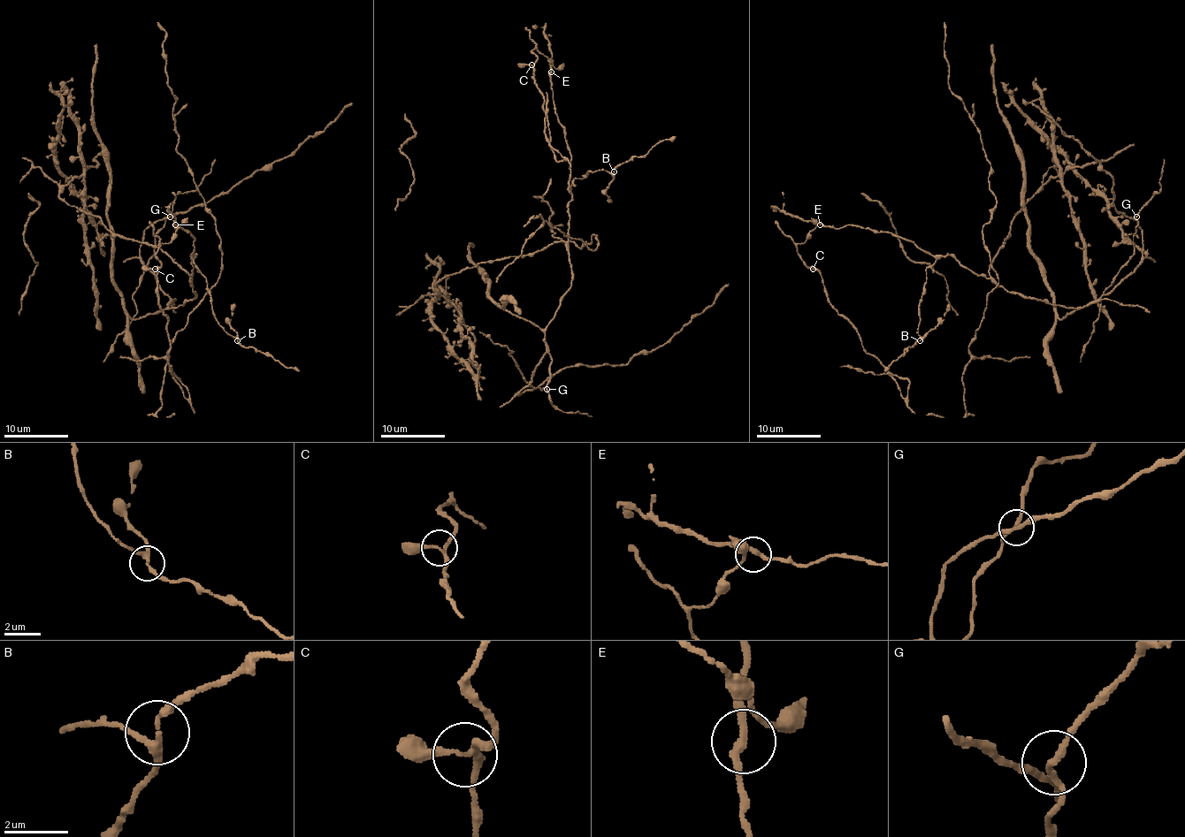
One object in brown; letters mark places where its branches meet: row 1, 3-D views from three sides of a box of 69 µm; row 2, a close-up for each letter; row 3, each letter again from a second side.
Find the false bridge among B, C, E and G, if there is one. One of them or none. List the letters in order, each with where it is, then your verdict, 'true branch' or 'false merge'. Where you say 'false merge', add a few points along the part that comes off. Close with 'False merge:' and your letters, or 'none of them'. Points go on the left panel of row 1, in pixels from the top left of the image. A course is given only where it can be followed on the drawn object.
B: (237, 340) | true branch
C: (155, 269) | true branch
E: (175, 224) | true branch
G: (170, 216) | true branch
False merge: none of them

